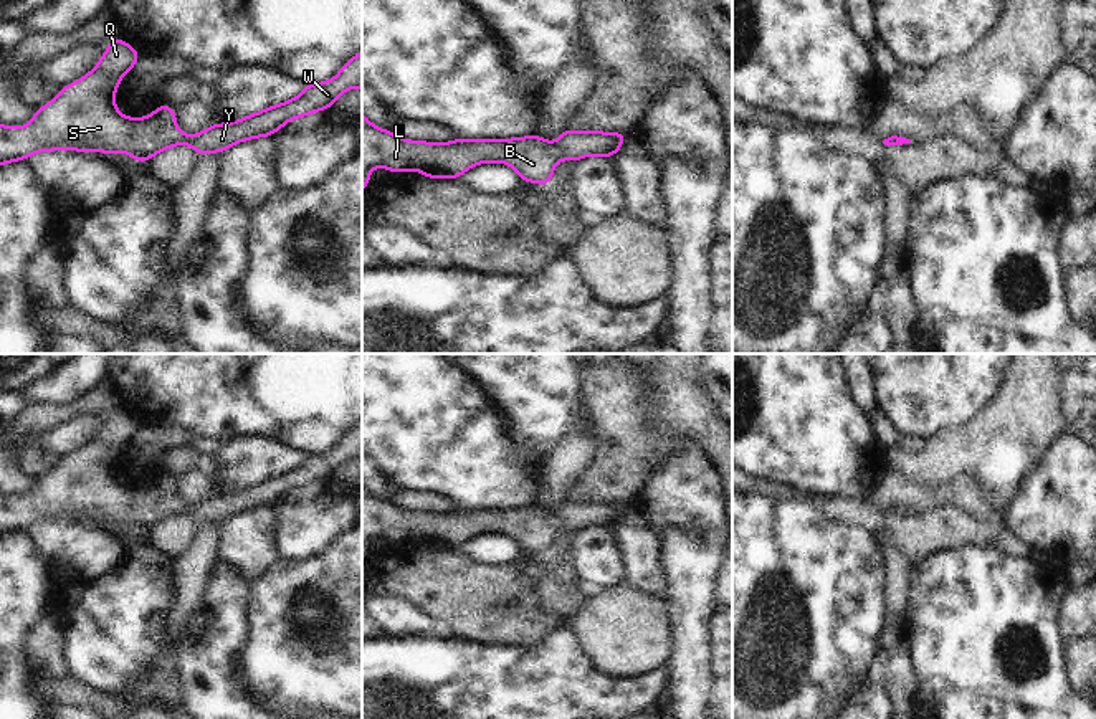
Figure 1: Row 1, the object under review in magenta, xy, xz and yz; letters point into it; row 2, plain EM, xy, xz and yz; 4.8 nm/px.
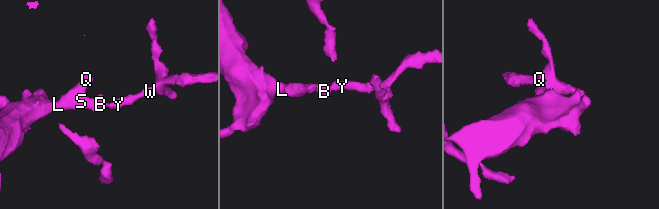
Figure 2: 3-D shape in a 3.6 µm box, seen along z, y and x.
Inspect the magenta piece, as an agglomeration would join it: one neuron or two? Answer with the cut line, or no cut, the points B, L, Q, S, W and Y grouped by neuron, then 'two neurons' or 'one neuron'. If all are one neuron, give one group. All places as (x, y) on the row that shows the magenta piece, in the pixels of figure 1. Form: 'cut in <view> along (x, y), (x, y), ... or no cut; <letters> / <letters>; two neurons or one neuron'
no cut; B L Q S W Y; one neuron

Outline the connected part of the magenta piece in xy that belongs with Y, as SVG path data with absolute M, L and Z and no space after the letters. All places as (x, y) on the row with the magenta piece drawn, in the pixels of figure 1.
M121 38L107 45L106 53L96 68L76 83L60 89L56 98L35 111L33 119L25 127L5 127L0 124L0 164L25 160L33 152L74 149L78 152L126 152L144 164L160 150L188 144L197 154L223 152L233 144L253 137L273 136L279 127L294 117L307 116L314 111L332 107L334 101L350 88L362 88L362 51L349 60L332 81L307 84L304 91L291 101L274 104L264 111L243 117L230 124L213 124L200 134L185 136L175 124L175 111L165 104L157 106L150 117L129 119L117 112L114 94L121 78L132 69L139 53Z

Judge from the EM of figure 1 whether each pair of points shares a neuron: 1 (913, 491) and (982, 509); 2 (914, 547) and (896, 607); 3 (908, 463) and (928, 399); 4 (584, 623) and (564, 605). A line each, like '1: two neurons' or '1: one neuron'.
1: one neuron
2: two neurons
3: two neurons
4: two neurons

